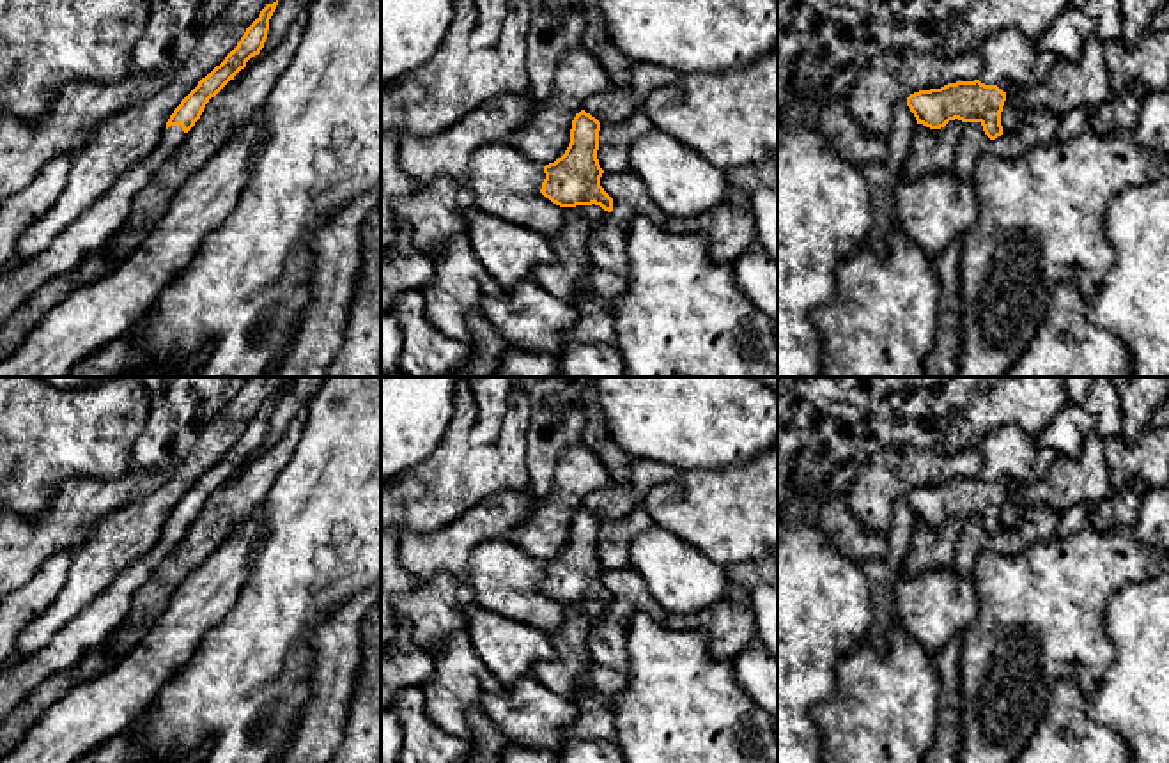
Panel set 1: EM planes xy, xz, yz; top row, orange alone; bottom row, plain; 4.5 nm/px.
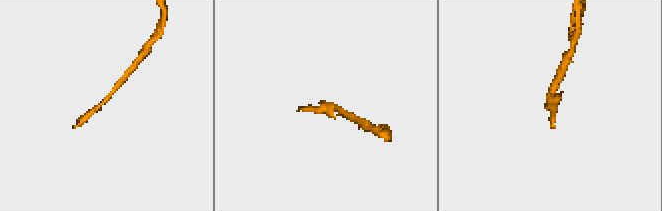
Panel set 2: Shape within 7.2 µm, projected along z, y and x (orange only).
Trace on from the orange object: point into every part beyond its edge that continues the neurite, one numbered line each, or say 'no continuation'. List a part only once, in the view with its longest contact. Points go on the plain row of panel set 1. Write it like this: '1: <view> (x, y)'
1: xy (92, 627)

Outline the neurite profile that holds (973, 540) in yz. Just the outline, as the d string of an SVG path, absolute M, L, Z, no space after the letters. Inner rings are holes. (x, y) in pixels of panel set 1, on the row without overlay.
M965 519L956 542L955 572L972 575L979 554L992 547L992 540L994 536L985 531L981 519Z

